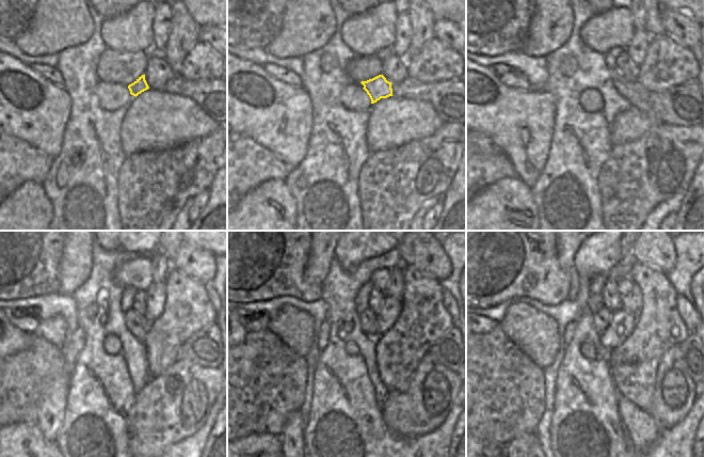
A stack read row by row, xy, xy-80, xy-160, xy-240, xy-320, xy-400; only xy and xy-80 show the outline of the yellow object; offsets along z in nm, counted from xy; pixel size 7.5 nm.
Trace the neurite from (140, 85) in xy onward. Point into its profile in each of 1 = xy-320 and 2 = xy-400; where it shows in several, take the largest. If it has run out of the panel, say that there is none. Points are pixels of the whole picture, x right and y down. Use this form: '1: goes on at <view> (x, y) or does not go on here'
1: goes on at xy-320 (366, 345)
2: goes on at xy-400 (643, 431)

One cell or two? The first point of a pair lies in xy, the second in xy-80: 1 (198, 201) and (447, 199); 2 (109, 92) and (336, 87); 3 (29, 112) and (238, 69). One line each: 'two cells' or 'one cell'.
1: two cells
2: two cells
3: one cell

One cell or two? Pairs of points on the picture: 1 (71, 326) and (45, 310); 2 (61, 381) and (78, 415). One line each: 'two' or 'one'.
1: one
2: two

